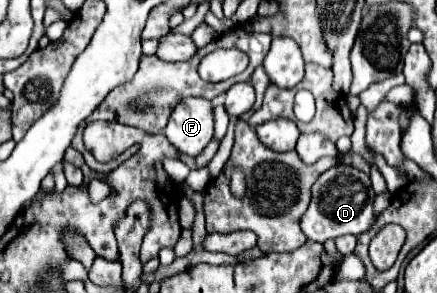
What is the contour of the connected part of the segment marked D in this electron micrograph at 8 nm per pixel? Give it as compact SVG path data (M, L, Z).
M338 164L328 172L324 172L312 186L312 202L306 214L302 216L302 232L306 234L308 240L320 242L320 244L344 234L352 234L352 236L364 234L376 222L374 198L376 198L376 192L370 186L368 174L356 170L354 166Z

